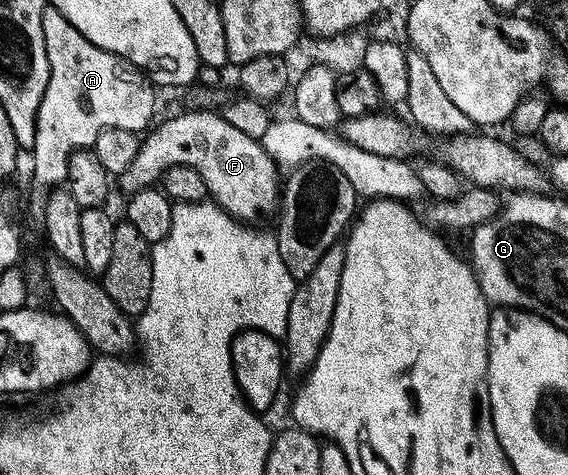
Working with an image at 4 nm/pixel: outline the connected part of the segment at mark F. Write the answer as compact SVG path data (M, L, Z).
M211 109L196 110L187 111L184 115L175 115L172 119L165 120L164 123L156 122L142 136L137 157L133 157L133 161L129 161L129 165L125 165L125 169L117 177L117 183L124 191L124 196L130 197L141 189L156 186L160 182L158 179L170 167L179 167L175 169L190 169L199 174L205 181L208 196L218 203L232 219L255 221L251 219L259 219L262 215L269 214L270 211L272 214L276 210L277 200L281 194L281 175L279 179L281 171L276 166L273 157L265 151L260 140L245 137L245 133L229 125L229 121L225 121L222 114Z

